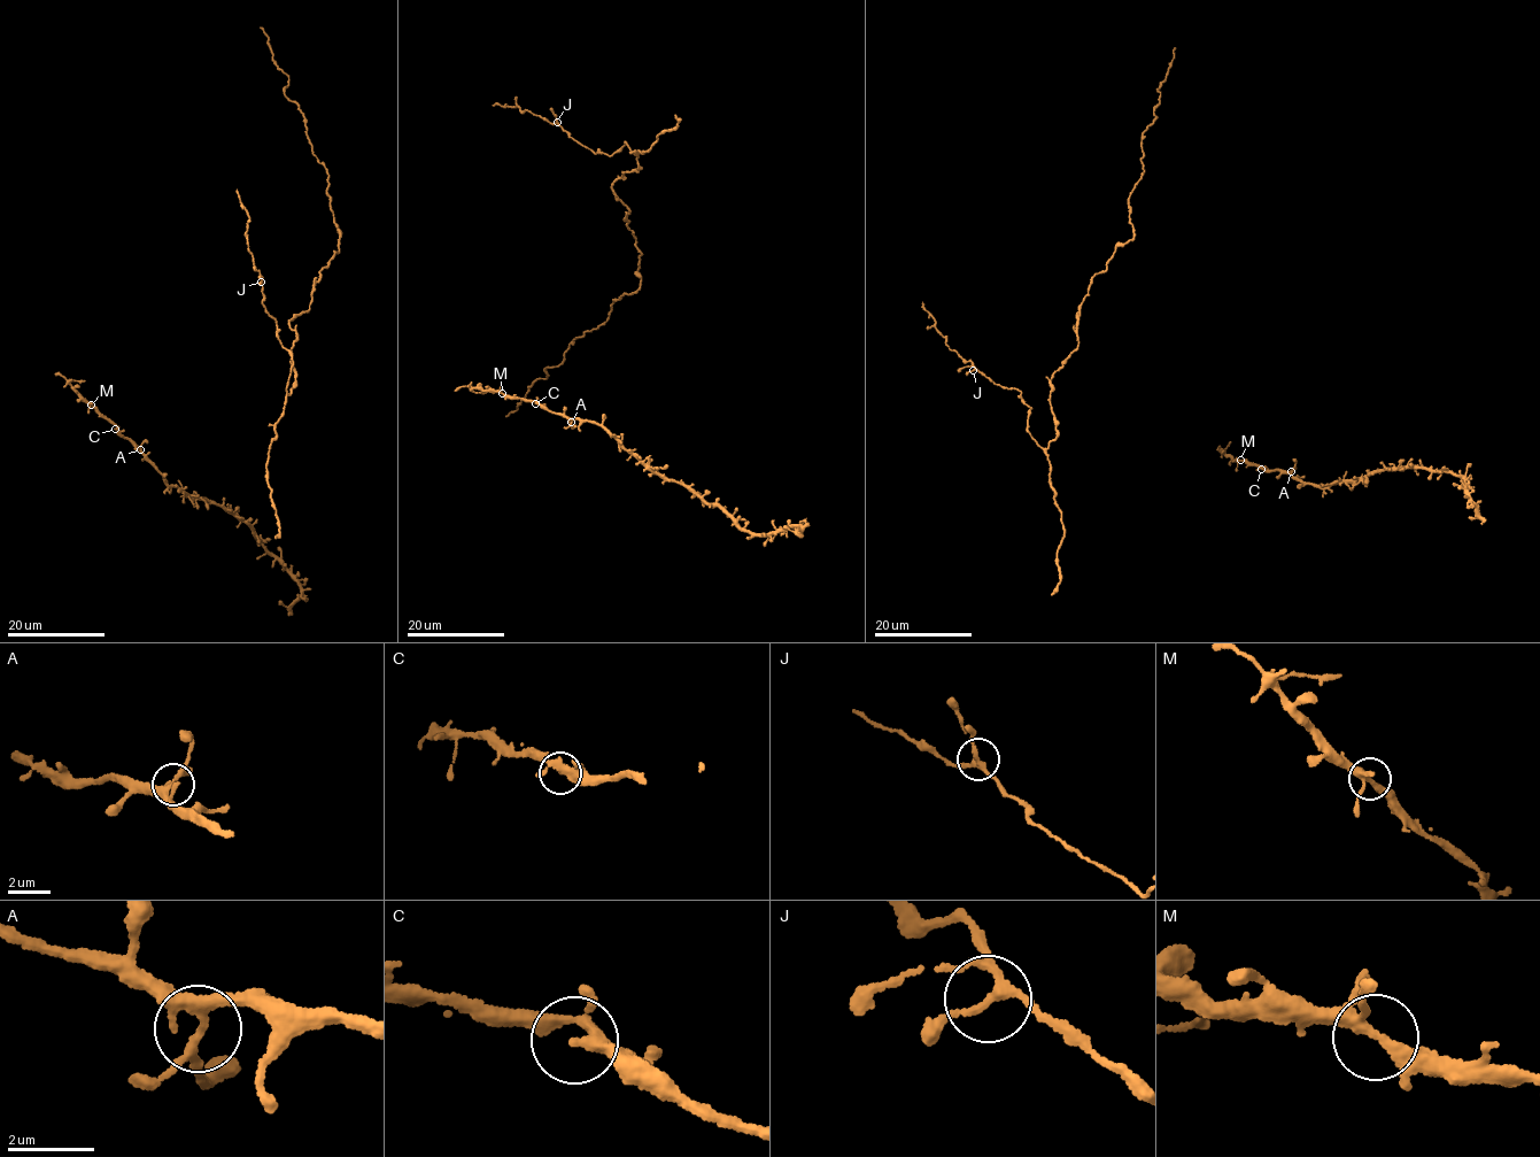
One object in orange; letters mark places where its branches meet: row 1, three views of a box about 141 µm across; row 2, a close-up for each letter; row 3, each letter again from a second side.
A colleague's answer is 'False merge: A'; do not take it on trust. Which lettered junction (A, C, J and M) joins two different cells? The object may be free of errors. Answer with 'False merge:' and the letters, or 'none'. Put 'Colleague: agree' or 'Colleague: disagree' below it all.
False merge: none
Colleague: disagree

